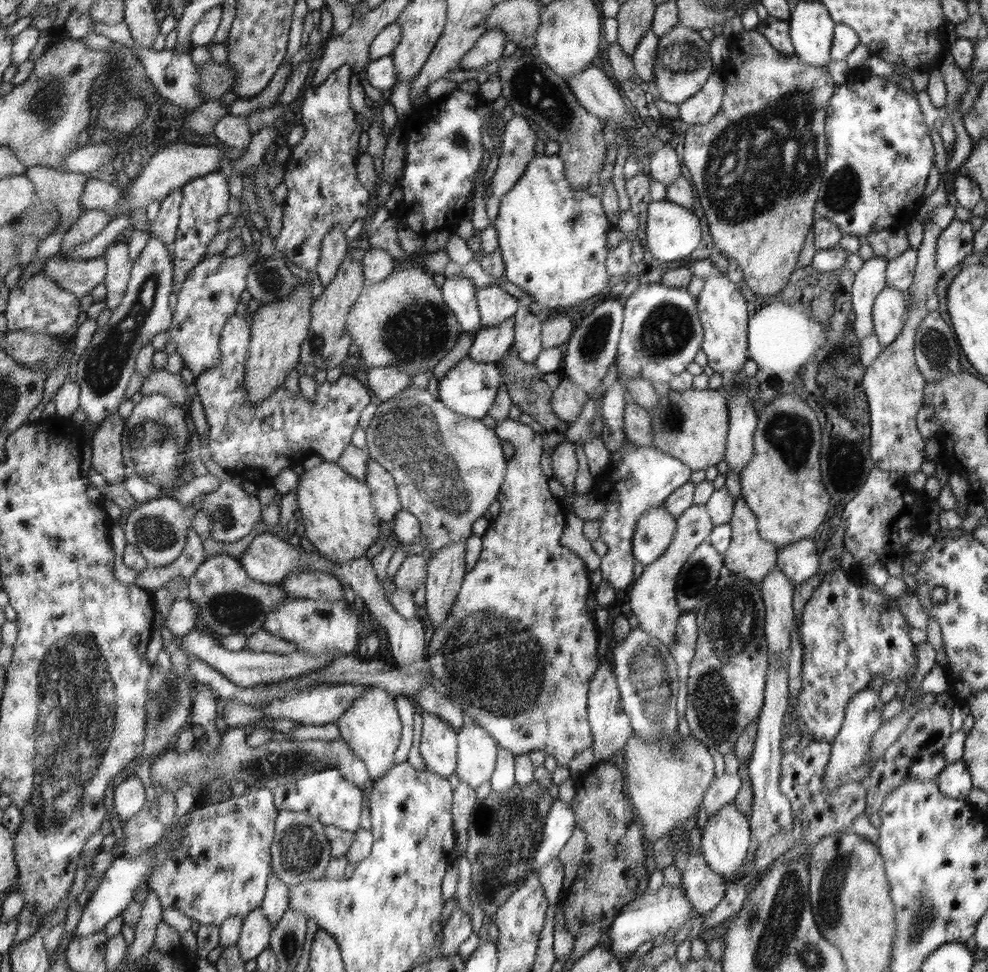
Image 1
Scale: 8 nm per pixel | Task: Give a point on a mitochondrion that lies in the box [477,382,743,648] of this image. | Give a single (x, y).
(697, 579)

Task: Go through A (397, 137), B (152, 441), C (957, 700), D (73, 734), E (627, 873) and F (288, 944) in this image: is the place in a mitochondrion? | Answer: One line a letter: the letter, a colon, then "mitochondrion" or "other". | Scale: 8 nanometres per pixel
A: other
B: mitochondrion
C: other
D: mitochondrion
E: other
F: mitochondrion

